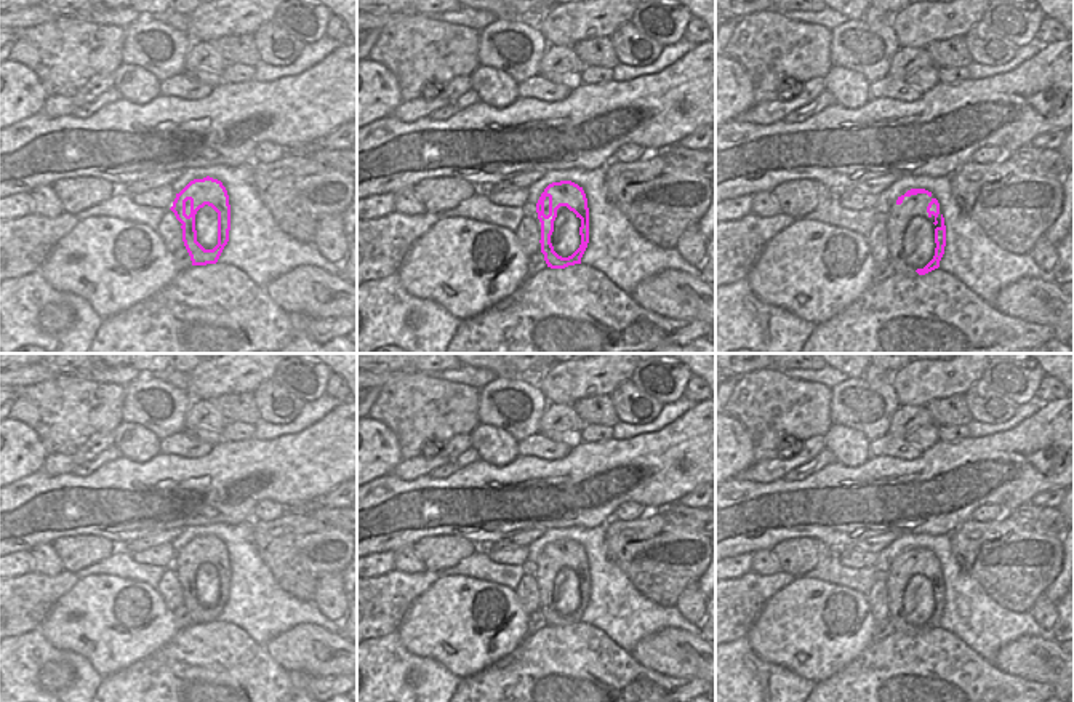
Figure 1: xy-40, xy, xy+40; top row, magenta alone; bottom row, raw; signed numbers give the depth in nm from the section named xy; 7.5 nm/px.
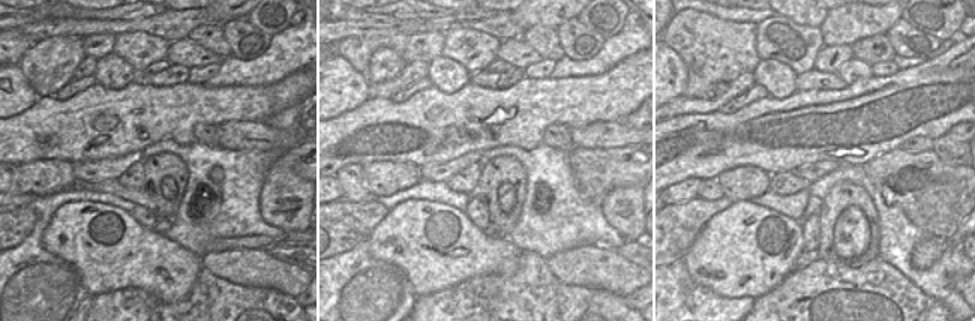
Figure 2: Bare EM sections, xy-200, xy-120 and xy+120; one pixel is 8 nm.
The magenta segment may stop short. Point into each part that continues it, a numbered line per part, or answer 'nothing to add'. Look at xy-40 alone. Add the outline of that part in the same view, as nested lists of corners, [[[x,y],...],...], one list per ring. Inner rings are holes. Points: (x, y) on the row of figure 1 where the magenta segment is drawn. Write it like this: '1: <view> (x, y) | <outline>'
1: xy-40 (207, 218) | [[[205,205],[195,214],[197,241],[205,249],[213,249],[218,245],[218,213]]]

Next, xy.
1: xy (565, 239) | [[[567,206],[557,209],[551,243],[554,251],[562,256],[571,256],[581,245],[579,235],[581,219]]]

